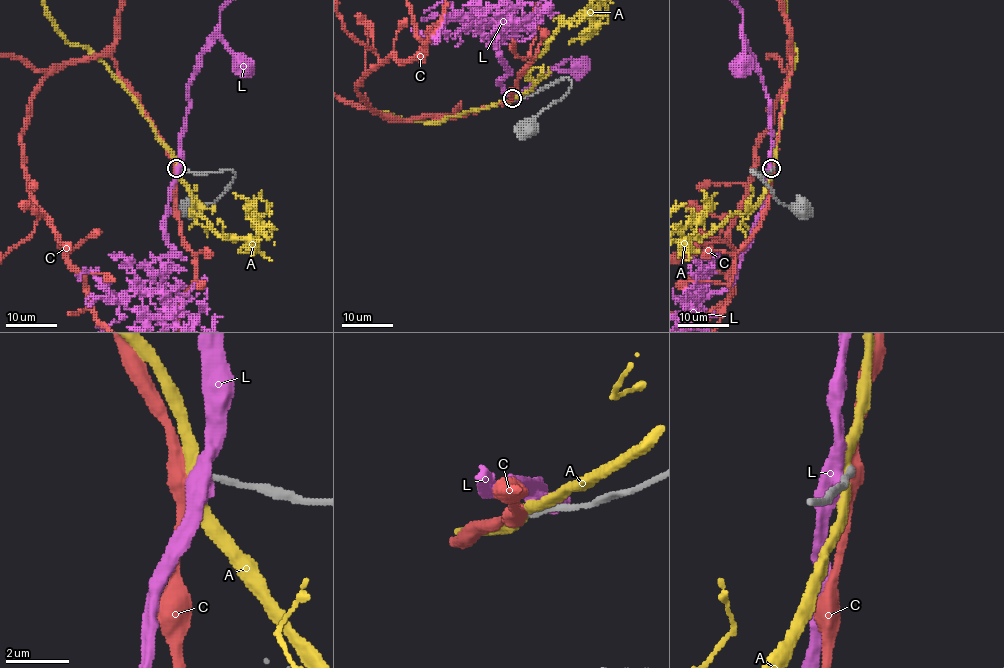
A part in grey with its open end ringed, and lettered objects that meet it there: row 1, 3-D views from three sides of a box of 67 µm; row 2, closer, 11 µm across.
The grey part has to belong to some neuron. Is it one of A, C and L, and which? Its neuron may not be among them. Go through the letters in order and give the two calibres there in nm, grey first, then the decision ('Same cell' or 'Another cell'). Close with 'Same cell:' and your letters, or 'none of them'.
A: Thickness 200 nm (grey) against 340 nm. Another cell
C: Thickness 200 nm (grey) against 480 nm. Another cell
L: Thickness 280 nm (grey) against 480 nm. Another cell
Same cell: none of them

